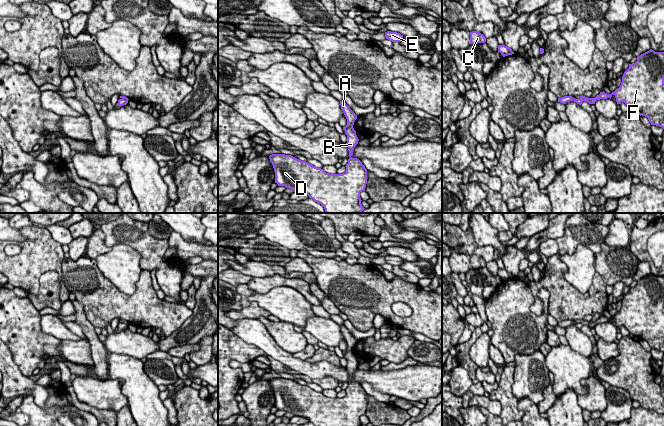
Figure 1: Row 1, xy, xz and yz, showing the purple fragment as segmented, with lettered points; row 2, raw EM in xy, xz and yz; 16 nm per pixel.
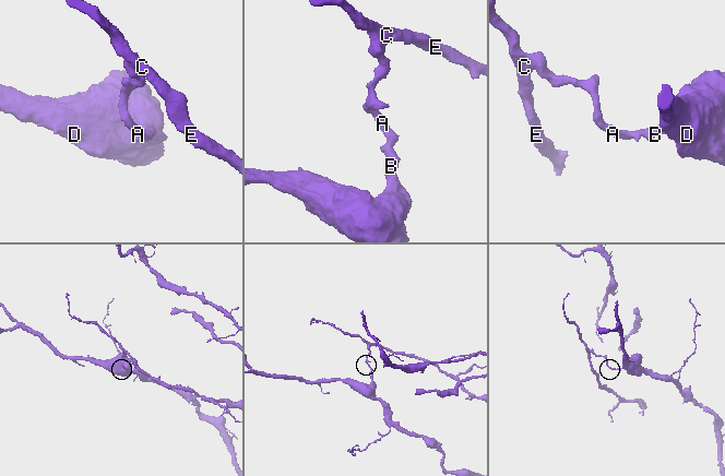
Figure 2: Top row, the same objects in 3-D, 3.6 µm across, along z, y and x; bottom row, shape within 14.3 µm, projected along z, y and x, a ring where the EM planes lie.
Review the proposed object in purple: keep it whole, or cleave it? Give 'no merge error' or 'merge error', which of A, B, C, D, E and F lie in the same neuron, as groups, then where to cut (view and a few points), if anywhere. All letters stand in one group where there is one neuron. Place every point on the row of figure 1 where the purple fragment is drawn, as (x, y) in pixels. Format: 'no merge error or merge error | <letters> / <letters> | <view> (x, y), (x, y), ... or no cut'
merge error | A C E / B D F | xz (352, 126), (345, 131)

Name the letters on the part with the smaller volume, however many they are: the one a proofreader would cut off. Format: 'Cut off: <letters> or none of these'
Cut off: A, C, E

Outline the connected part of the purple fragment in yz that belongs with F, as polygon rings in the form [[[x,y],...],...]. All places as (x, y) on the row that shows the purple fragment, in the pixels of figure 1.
[[[650,49],[638,56],[637,61],[629,64],[629,68],[624,72],[620,87],[611,94],[603,91],[595,98],[588,98],[583,95],[579,98],[589,104],[595,104],[600,99],[611,99],[613,95],[617,104],[624,102],[632,111],[647,117],[651,125],[664,129],[664,52],[655,52]]]

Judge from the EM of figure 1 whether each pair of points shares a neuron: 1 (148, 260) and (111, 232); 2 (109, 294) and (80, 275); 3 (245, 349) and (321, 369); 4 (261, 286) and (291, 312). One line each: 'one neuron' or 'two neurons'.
1: one neuron
2: one neuron
3: two neurons
4: two neurons

